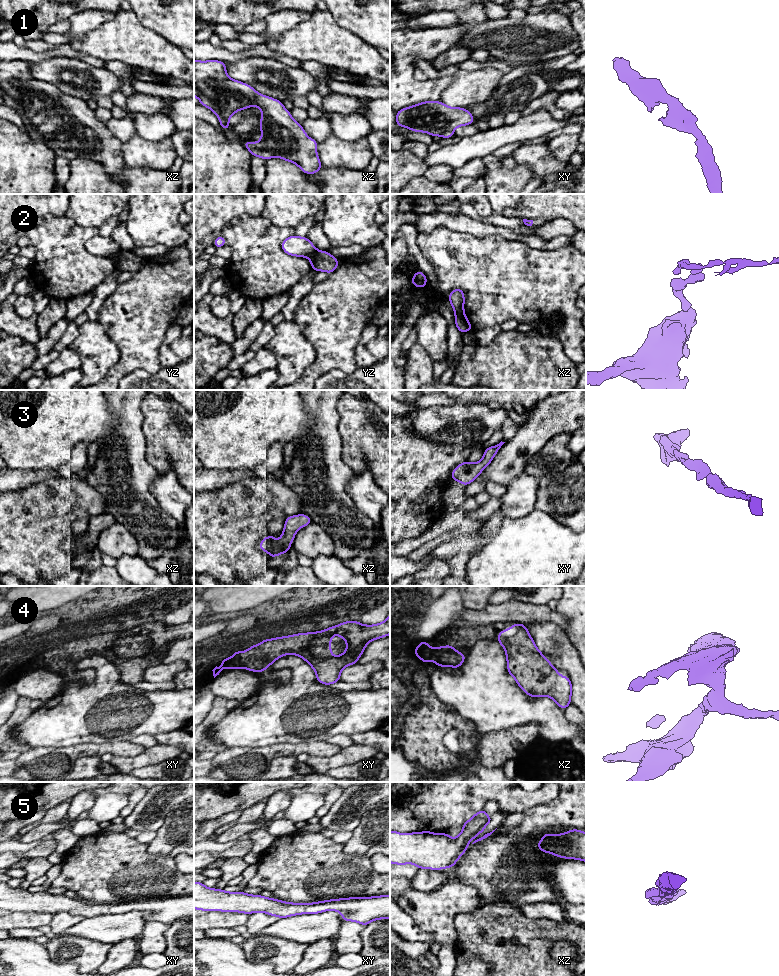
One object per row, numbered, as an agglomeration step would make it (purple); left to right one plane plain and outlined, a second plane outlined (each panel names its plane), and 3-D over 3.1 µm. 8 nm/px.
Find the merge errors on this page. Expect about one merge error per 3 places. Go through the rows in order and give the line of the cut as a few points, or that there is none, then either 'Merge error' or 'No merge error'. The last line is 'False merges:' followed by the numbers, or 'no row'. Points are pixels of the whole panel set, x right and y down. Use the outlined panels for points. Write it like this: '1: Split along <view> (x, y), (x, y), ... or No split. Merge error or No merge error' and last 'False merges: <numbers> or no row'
1: No split. No merge error
2: Split along yz (317, 250), (309, 258). Merge error
3: No split. No merge error
4: No split. No merge error
5: No split. No merge error
False merges: 2

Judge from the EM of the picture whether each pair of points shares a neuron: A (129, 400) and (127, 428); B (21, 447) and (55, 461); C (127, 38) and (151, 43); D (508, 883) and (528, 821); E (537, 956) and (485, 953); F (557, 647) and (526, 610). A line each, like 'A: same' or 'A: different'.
A: same
B: same
C: same
D: same
E: same
F: different

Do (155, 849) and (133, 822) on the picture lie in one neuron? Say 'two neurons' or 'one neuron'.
two neurons

